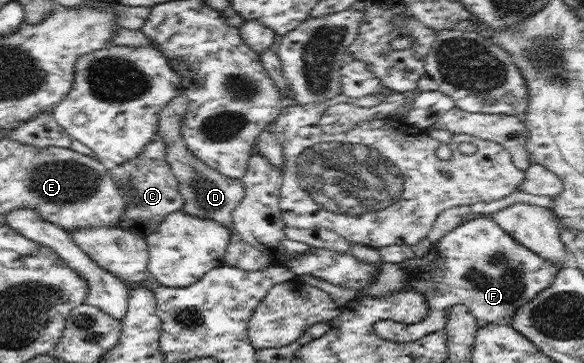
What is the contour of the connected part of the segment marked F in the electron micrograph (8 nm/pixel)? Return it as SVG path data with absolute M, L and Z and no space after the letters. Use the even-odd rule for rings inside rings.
M471 216L432 244L426 255L398 264L381 262L375 282L358 292L358 297L379 297L400 289L422 293L430 305L428 316L418 323L398 323L390 320L375 322L378 336L392 342L416 342L426 335L445 328L450 306L466 305L480 324L511 324L514 311L530 302L548 288L559 268L549 260L518 244L492 216Z

